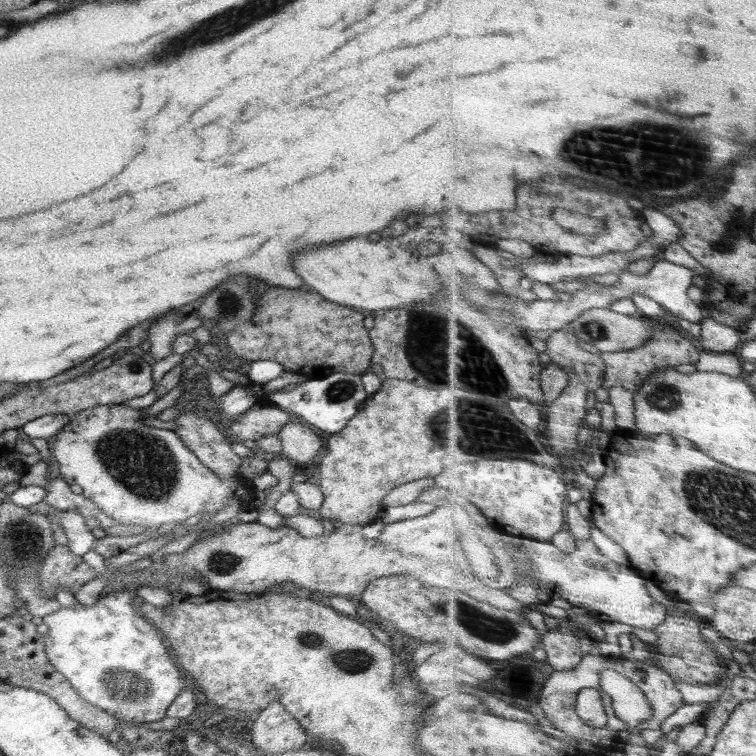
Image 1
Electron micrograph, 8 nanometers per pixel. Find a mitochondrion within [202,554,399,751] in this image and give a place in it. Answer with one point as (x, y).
(354, 660)

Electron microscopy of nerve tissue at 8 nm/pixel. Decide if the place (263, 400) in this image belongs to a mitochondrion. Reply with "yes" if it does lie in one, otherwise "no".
no

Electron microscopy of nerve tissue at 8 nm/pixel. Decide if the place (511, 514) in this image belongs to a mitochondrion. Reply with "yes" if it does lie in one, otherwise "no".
no

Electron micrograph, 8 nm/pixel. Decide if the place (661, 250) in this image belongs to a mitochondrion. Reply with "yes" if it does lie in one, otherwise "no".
no

